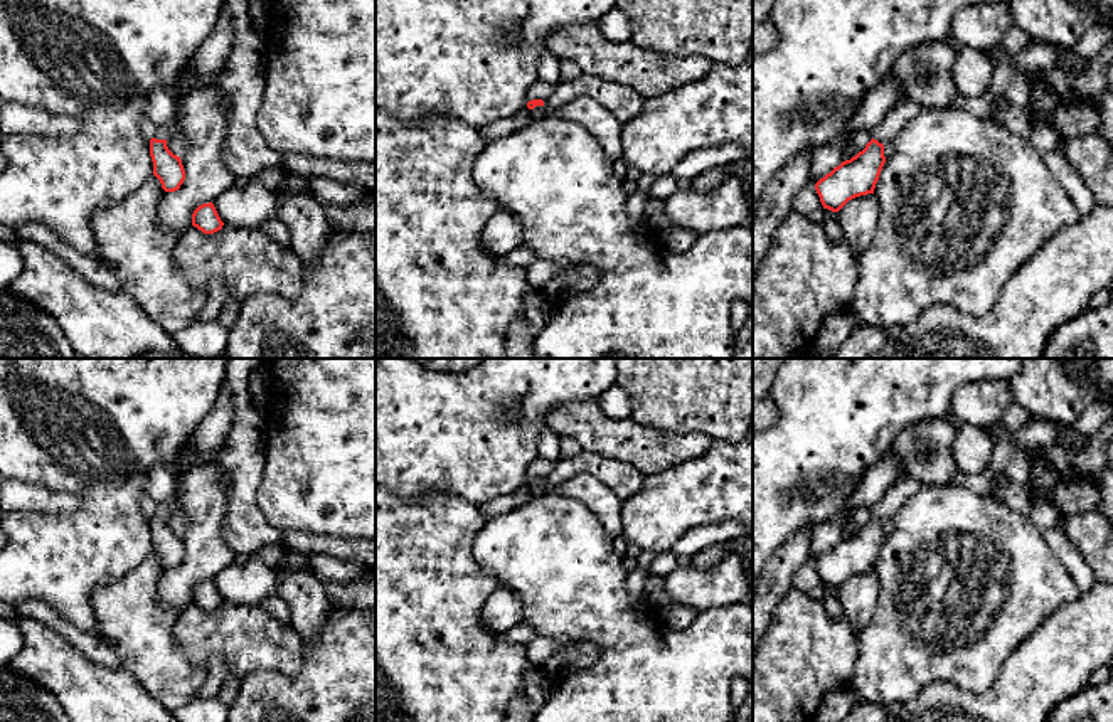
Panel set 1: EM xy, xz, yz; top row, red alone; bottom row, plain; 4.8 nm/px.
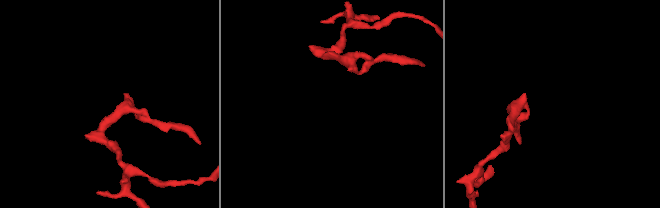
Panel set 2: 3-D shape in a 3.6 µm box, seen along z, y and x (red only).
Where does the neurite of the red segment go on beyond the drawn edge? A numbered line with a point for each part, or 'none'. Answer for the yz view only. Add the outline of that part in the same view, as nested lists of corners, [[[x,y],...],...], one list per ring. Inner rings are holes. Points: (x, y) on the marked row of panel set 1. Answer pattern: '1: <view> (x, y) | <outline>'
1: yz (905, 111) | [[[914,101],[897,103],[897,106],[886,114],[884,121],[874,135],[874,140],[884,145],[887,140],[897,136],[899,131],[921,111],[923,106]]]

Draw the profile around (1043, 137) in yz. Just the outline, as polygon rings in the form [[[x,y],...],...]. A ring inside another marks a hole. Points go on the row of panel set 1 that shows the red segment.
[[[1032,123],[1029,141],[1042,155],[1059,146],[1061,135],[1047,123]]]

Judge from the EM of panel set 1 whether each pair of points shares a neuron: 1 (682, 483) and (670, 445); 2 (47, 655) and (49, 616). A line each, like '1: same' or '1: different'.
1: different
2: different

